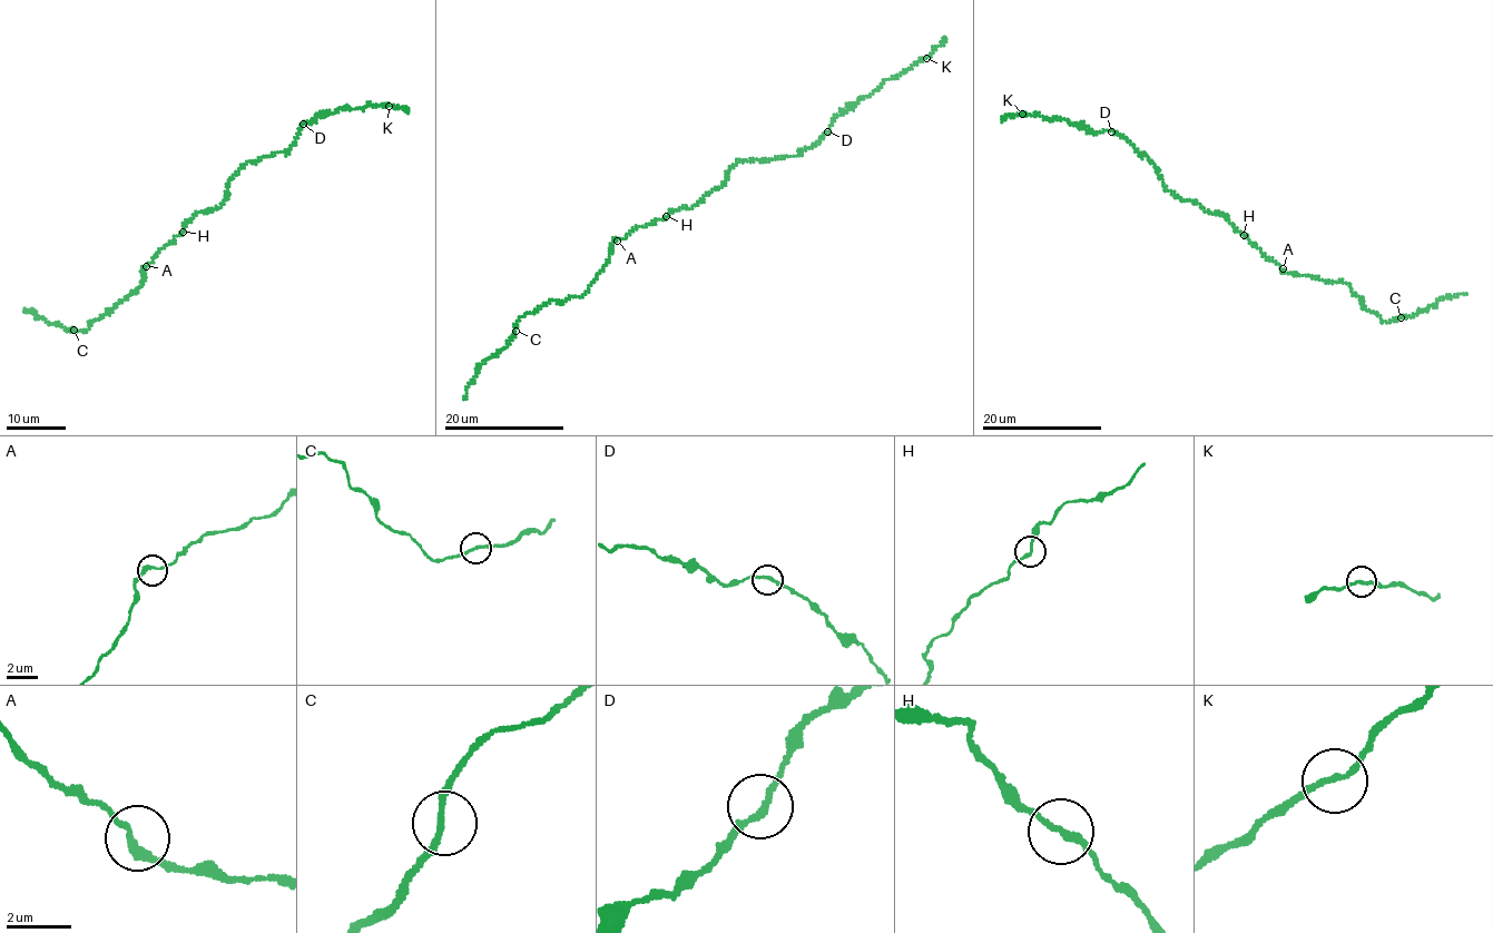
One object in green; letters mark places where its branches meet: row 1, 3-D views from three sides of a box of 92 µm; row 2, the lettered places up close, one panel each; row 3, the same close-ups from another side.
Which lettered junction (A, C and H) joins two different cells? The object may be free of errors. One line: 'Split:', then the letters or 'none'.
Split: H

